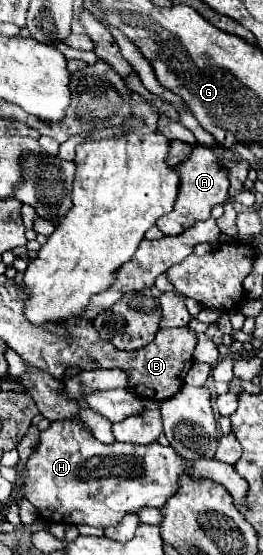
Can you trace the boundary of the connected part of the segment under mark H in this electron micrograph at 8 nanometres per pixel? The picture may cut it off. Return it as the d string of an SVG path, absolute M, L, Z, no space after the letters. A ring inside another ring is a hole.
M55 421L49 429L41 431L41 441L27 461L27 471L25 499L35 505L47 523L71 521L73 525L93 525L99 529L117 525L127 513L135 513L141 507L161 509L179 487L177 477L183 471L225 485L235 503L243 503L247 495L247 481L239 479L235 465L217 459L187 461L179 457L173 447L159 443L133 445L115 441L113 445L105 445L79 421Z

